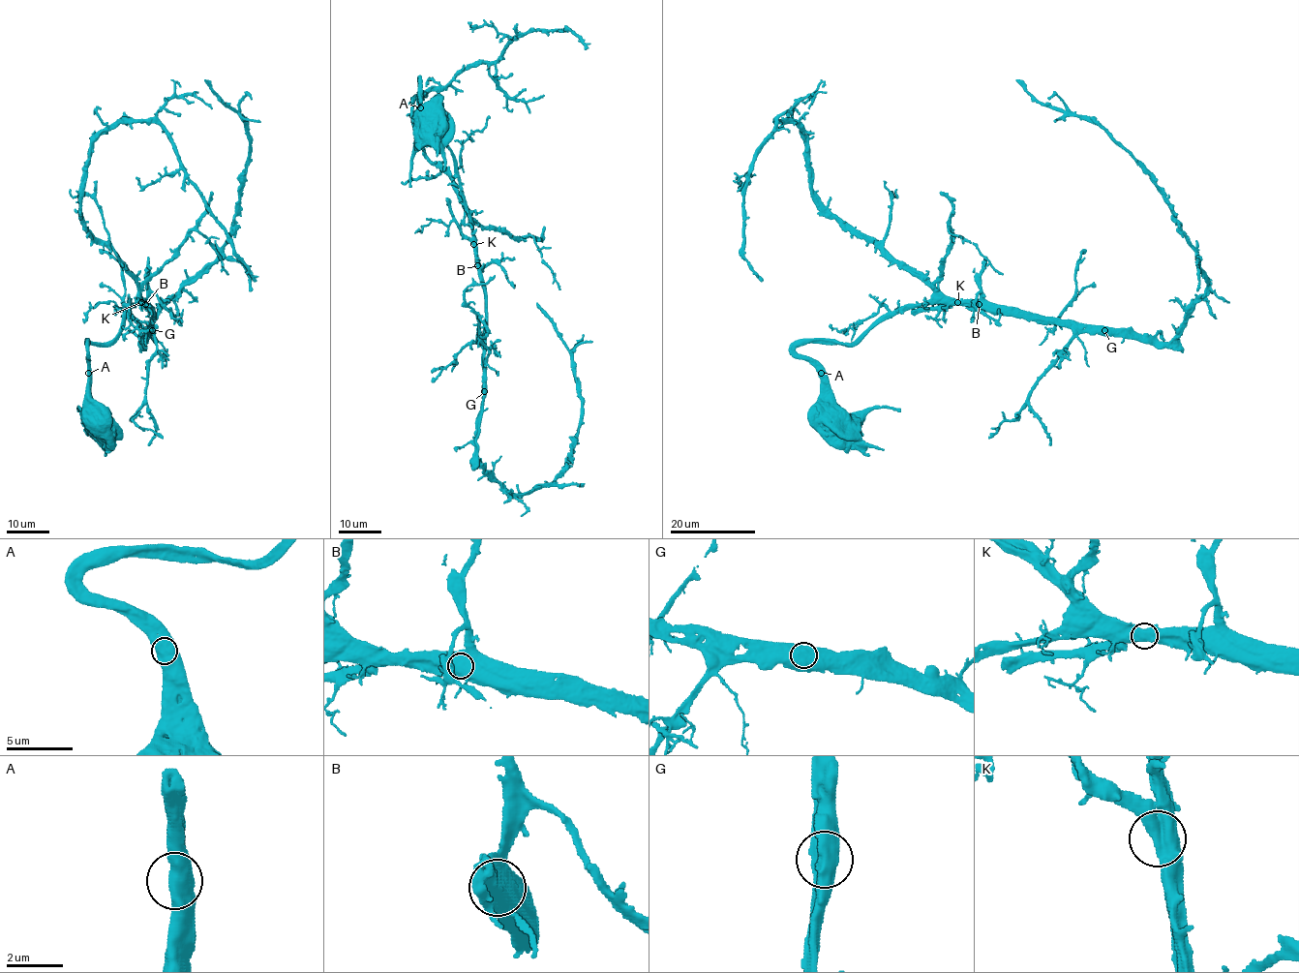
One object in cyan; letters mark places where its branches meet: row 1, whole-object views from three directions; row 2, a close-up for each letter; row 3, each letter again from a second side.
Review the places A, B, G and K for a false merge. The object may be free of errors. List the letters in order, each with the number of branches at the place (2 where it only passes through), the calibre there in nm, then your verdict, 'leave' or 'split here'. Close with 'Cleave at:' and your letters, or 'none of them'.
A: branches 2; calibre 700 nm; leave
B: branches 2; calibre 700 nm; leave
G: branches 2; calibre 700 nm; leave
K: branches 2; calibre 700 nm; leave
Cleave at: none of them

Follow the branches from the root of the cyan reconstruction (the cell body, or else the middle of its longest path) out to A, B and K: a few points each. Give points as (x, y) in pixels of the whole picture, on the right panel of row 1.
A: (830, 424), (833, 421), (833, 409), (823, 398), (821, 373)
B: (830, 424), (833, 409), (823, 398), (821, 374), (798, 346), (853, 344), (879, 322), (926, 303), (979, 304)
K: (830, 424), (833, 409), (823, 398), (821, 374), (798, 346), (853, 344), (896, 313), (957, 302)

